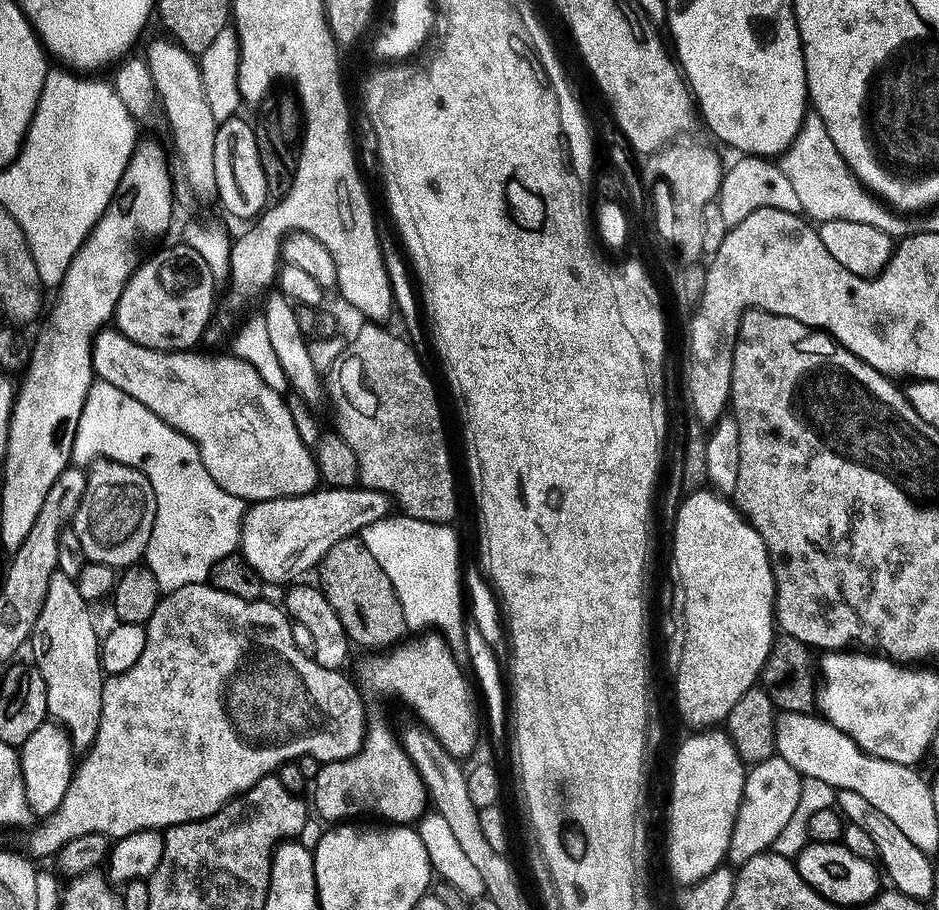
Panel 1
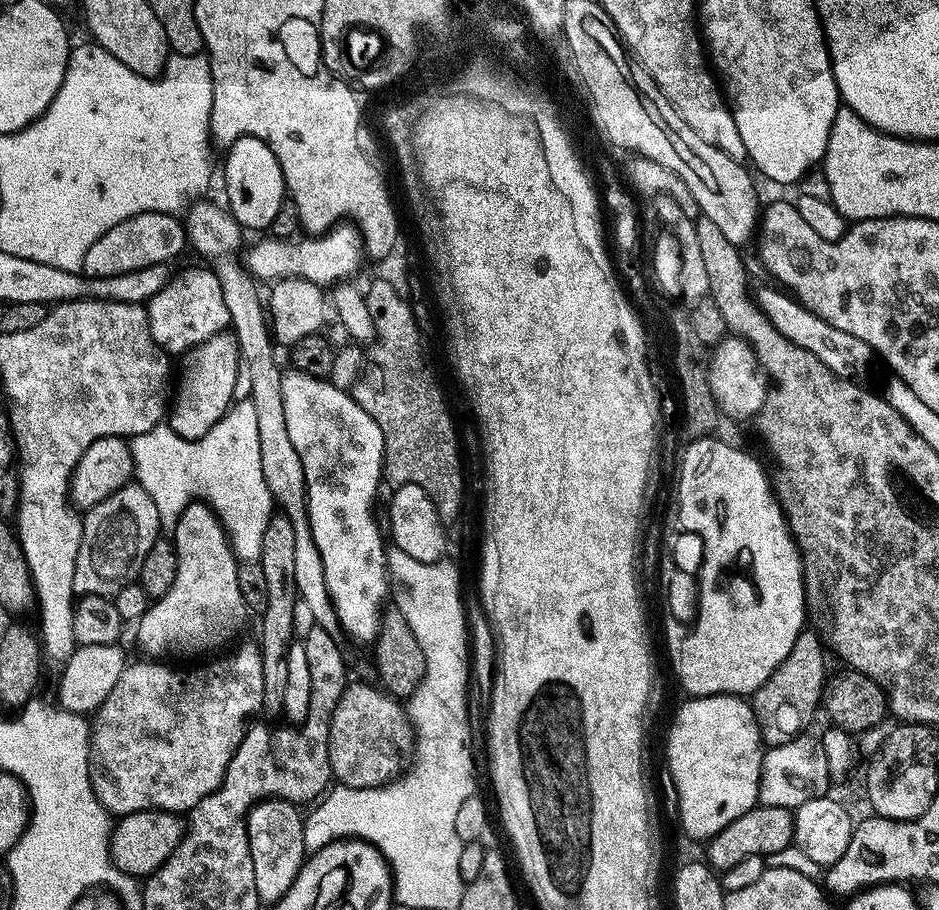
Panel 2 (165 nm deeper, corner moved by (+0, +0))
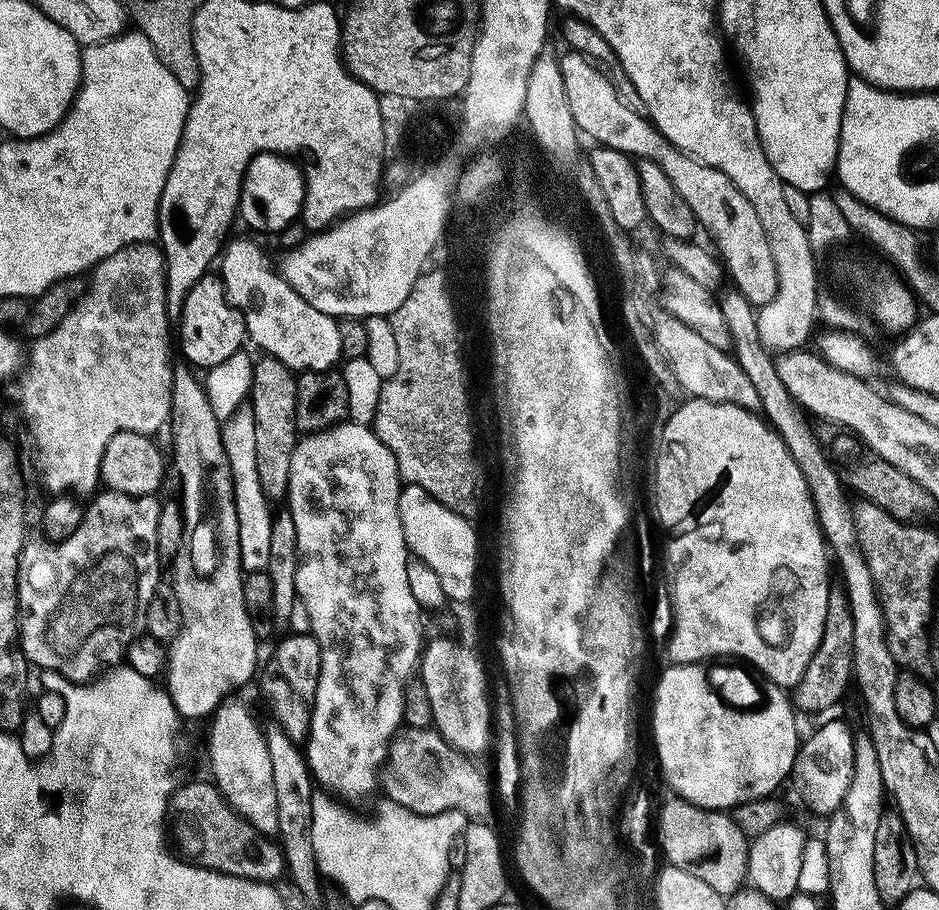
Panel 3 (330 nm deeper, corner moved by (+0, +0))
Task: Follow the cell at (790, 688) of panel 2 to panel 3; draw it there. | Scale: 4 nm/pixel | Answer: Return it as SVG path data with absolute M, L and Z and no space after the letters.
M834 586L827 603L826 630L823 642L818 648L802 682L794 690L792 701L796 710L804 714L818 714L834 707L849 690L853 681L855 620L846 589Z

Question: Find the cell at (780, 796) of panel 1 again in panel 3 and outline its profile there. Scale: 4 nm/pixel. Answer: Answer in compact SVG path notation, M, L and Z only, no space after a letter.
M840 720L824 724L812 737L803 741L796 756L796 765L792 767L790 785L802 803L808 804L812 812L833 814L846 802L847 791L855 774L854 733Z

